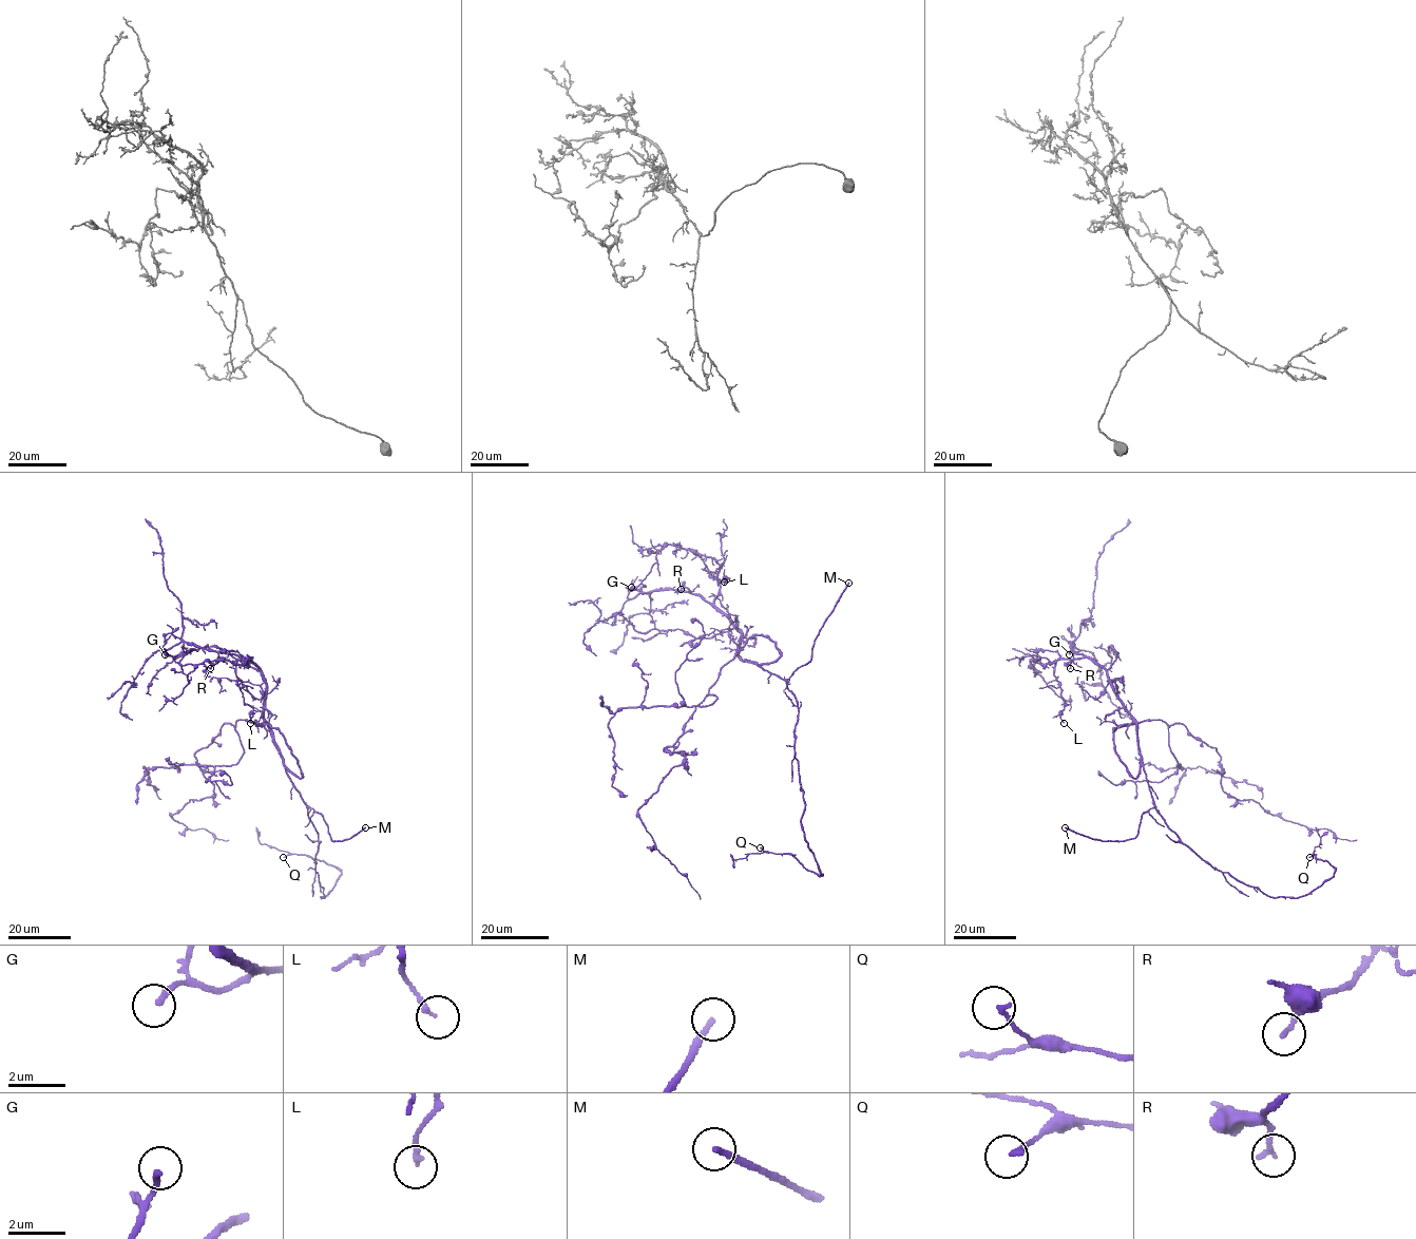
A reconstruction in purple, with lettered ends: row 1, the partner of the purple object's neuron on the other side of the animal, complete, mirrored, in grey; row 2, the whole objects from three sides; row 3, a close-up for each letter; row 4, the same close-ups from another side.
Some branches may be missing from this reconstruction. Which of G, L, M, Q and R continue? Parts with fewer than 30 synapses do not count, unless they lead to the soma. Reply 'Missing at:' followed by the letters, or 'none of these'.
Missing at: G, M

